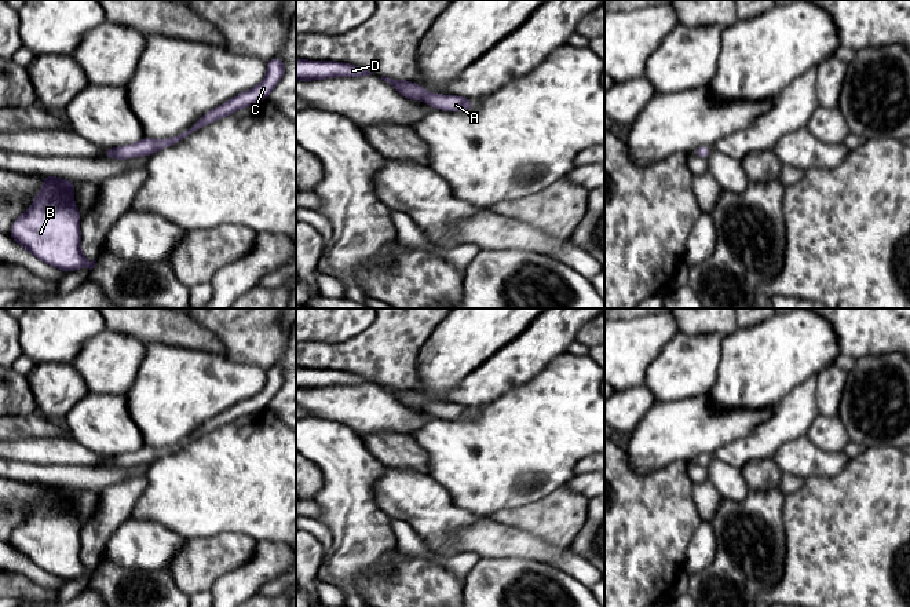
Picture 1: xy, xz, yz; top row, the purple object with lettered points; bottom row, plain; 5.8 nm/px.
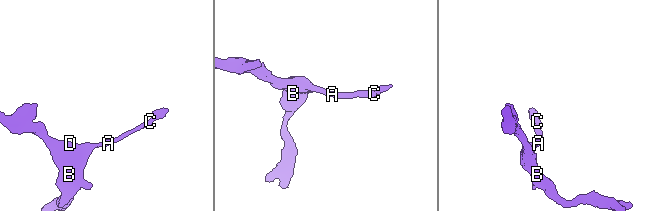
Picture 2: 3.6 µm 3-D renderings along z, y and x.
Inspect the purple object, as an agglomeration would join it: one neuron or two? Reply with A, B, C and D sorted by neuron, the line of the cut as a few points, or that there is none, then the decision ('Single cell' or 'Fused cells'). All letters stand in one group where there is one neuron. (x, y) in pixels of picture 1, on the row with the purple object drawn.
Groups: A B C D. No split. Single cell

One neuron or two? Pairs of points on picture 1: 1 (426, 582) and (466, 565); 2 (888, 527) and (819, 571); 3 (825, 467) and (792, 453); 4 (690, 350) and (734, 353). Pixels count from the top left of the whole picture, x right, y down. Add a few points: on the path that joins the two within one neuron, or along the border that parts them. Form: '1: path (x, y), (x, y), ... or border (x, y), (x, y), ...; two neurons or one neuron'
1: border (421, 556), (439, 563), (464, 581); two neurons
2: path (872, 544), (836, 562); one neuron
3: path (817, 461), (800, 457); one neuron
4: border (724, 336), (717, 376), (713, 383); two neurons

